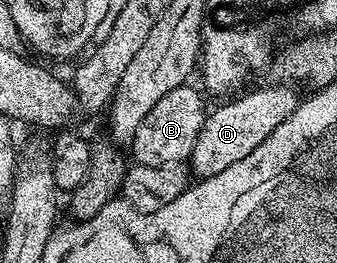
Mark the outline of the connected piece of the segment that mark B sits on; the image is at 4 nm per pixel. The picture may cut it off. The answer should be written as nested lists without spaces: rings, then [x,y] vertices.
[[[187,83],[170,90],[170,94],[160,99],[158,106],[154,106],[154,110],[142,118],[136,139],[130,145],[130,151],[136,155],[135,163],[142,166],[166,166],[185,163],[191,157],[194,142],[198,142],[198,130],[202,130],[206,115],[205,97],[199,87],[192,87],[191,83]]]

